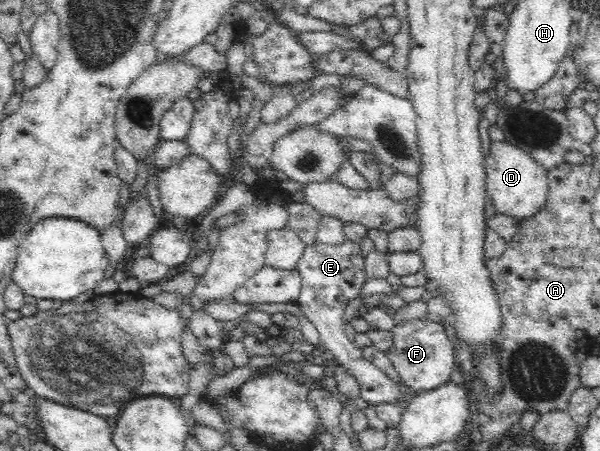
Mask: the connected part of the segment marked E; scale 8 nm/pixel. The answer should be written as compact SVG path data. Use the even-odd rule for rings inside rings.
M346 239L341 245L320 244L317 241L314 245L306 246L296 268L302 278L302 286L300 295L294 302L321 334L321 347L328 349L337 358L338 365L355 379L359 387L359 398L374 407L381 403L394 404L402 396L395 381L365 359L360 348L349 342L346 335L344 313L349 301L356 299L359 289L365 283L363 265L365 261L360 254L359 244L355 241Z

